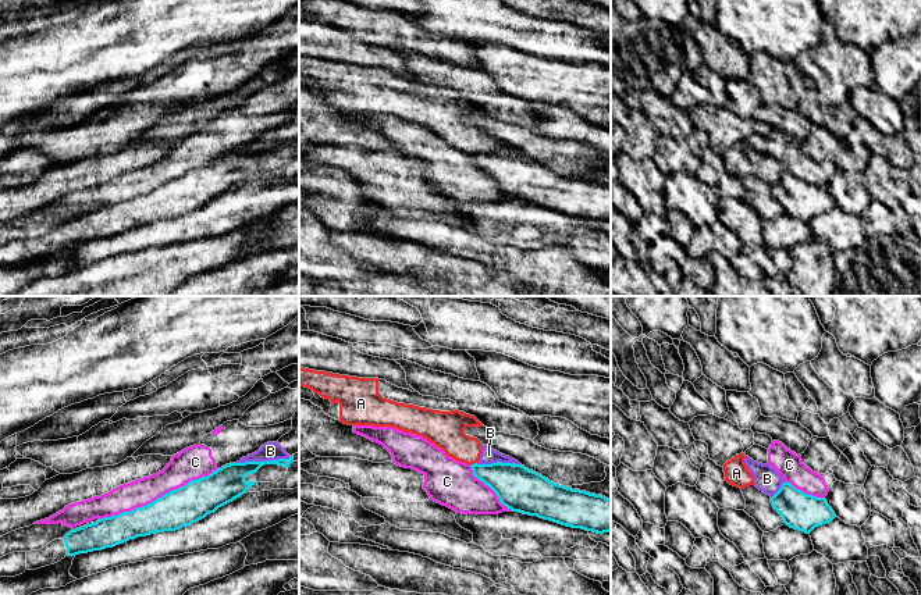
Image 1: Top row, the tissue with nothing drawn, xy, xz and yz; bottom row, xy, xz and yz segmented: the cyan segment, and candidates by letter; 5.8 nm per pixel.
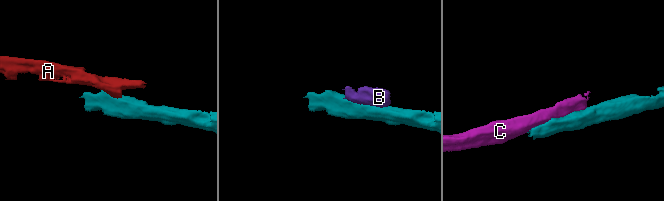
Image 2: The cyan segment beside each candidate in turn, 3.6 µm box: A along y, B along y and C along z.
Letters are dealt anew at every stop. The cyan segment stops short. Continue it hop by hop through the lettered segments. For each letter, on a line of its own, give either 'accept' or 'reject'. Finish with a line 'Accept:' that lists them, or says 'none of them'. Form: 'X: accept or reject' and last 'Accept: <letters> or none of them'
A: reject
B: reject
C: reject
Accept: none of them

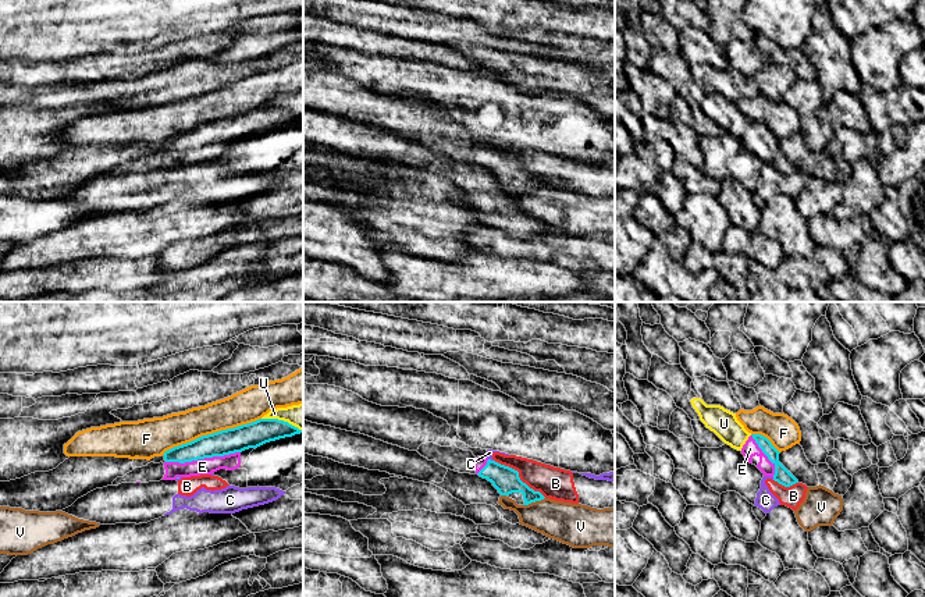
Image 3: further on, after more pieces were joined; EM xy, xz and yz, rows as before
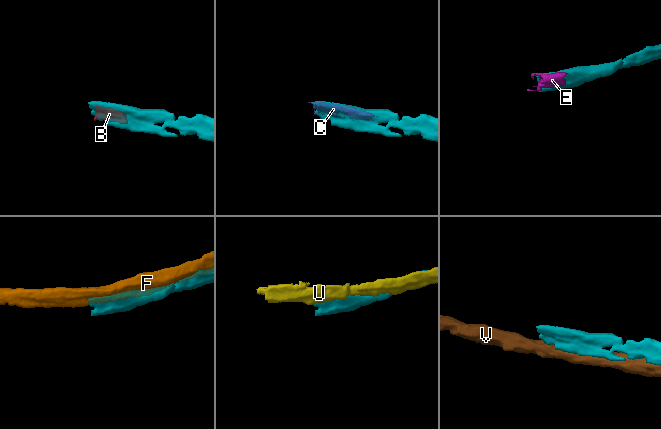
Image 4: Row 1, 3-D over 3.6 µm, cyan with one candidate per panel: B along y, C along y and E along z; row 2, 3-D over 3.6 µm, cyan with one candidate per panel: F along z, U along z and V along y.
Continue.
B: reject
C: reject
E: accept
F: reject
U: reject
V: reject
Accept: E

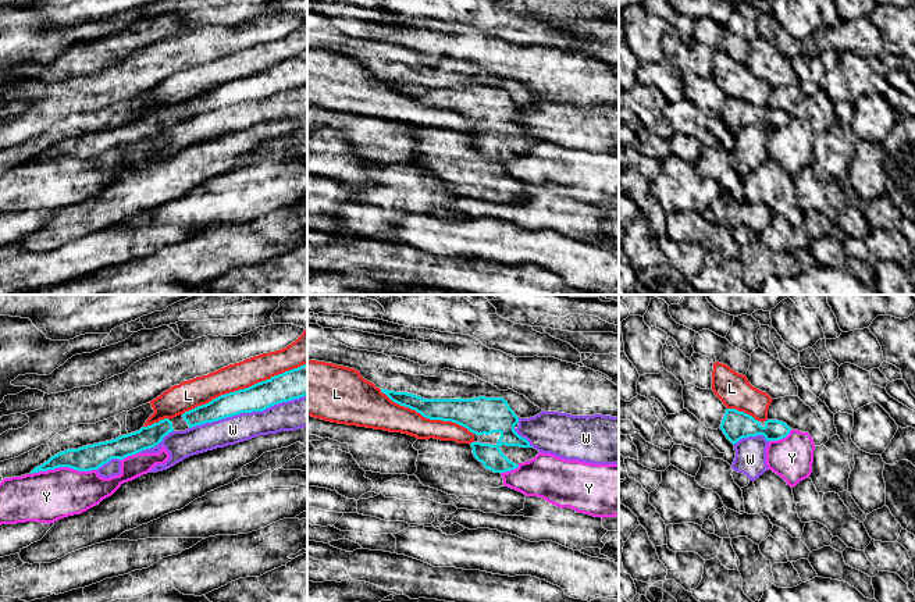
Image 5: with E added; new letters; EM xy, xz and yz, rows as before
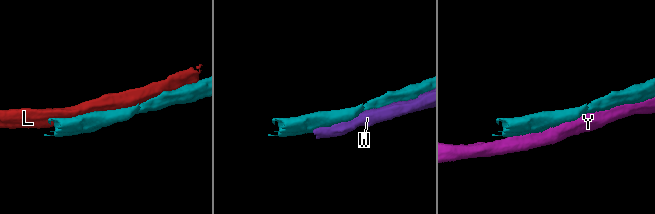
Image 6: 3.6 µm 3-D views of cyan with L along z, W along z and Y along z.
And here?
L: reject
W: reject
Y: reject
Accept: none of them

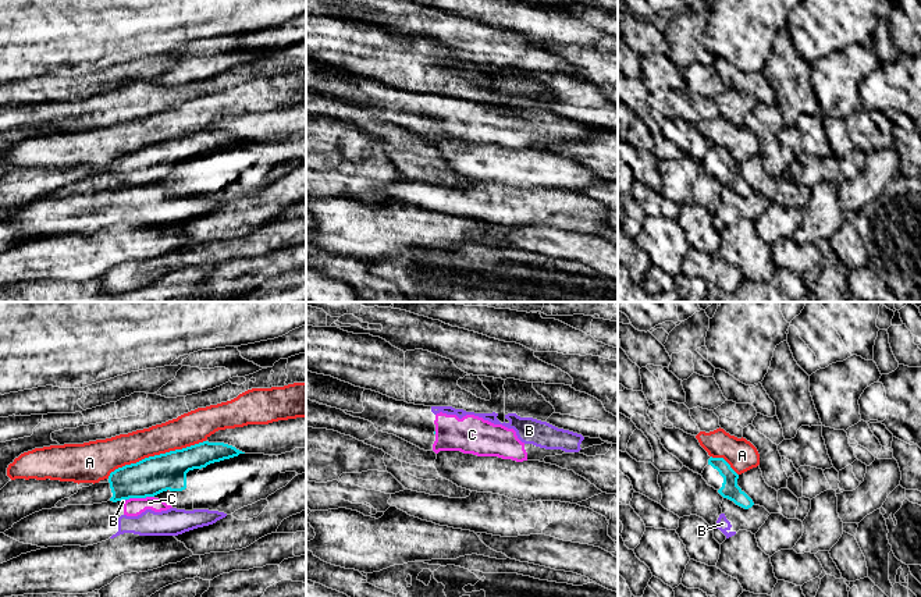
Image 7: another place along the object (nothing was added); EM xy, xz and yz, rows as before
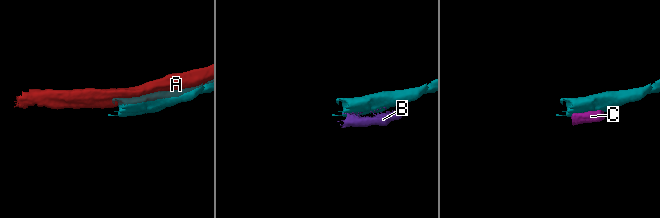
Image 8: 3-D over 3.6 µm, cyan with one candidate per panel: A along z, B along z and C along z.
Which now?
A: reject
B: reject
C: reject
Accept: none of them

